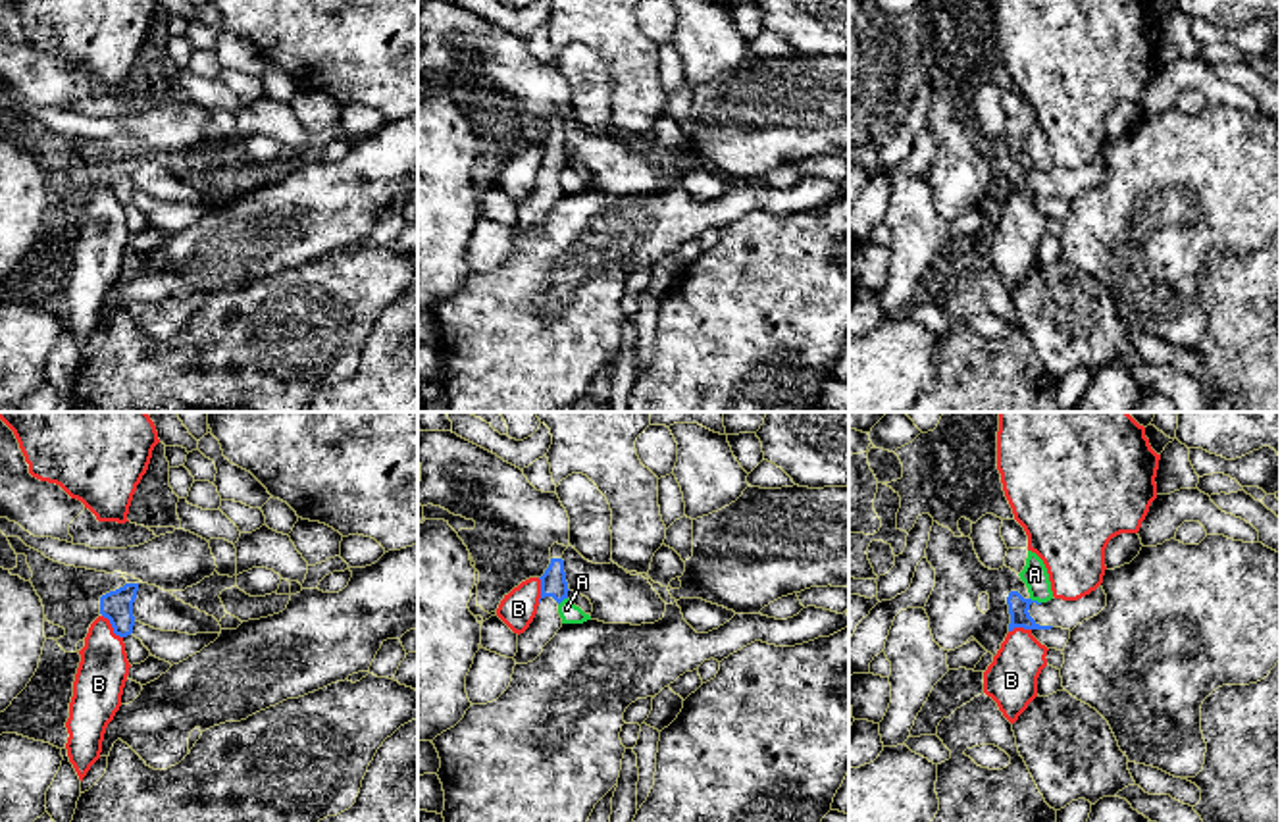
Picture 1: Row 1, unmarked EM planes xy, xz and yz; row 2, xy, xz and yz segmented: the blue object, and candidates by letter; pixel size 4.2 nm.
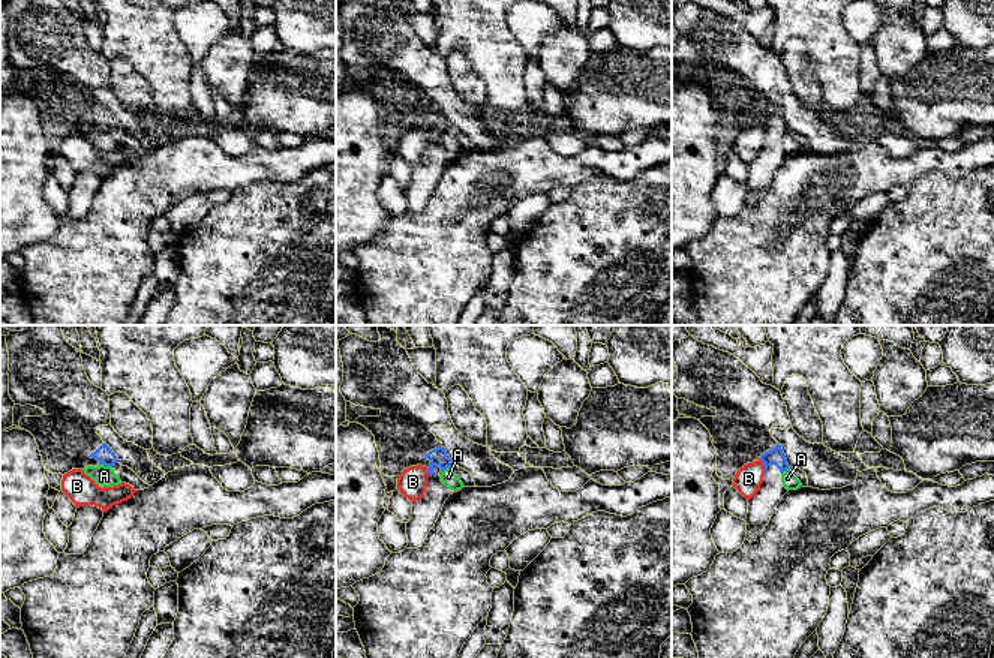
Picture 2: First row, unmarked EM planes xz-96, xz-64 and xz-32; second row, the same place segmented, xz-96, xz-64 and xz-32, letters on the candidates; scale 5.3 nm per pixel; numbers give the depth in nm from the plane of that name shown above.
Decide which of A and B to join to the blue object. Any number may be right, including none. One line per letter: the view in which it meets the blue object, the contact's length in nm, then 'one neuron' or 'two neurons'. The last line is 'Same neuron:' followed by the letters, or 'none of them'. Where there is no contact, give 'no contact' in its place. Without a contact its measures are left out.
A: meets blue in yz; contact 50 nm long; two neurons
B: meets blue in xy; contact 130 nm long; two neurons
Same neuron: none of them

